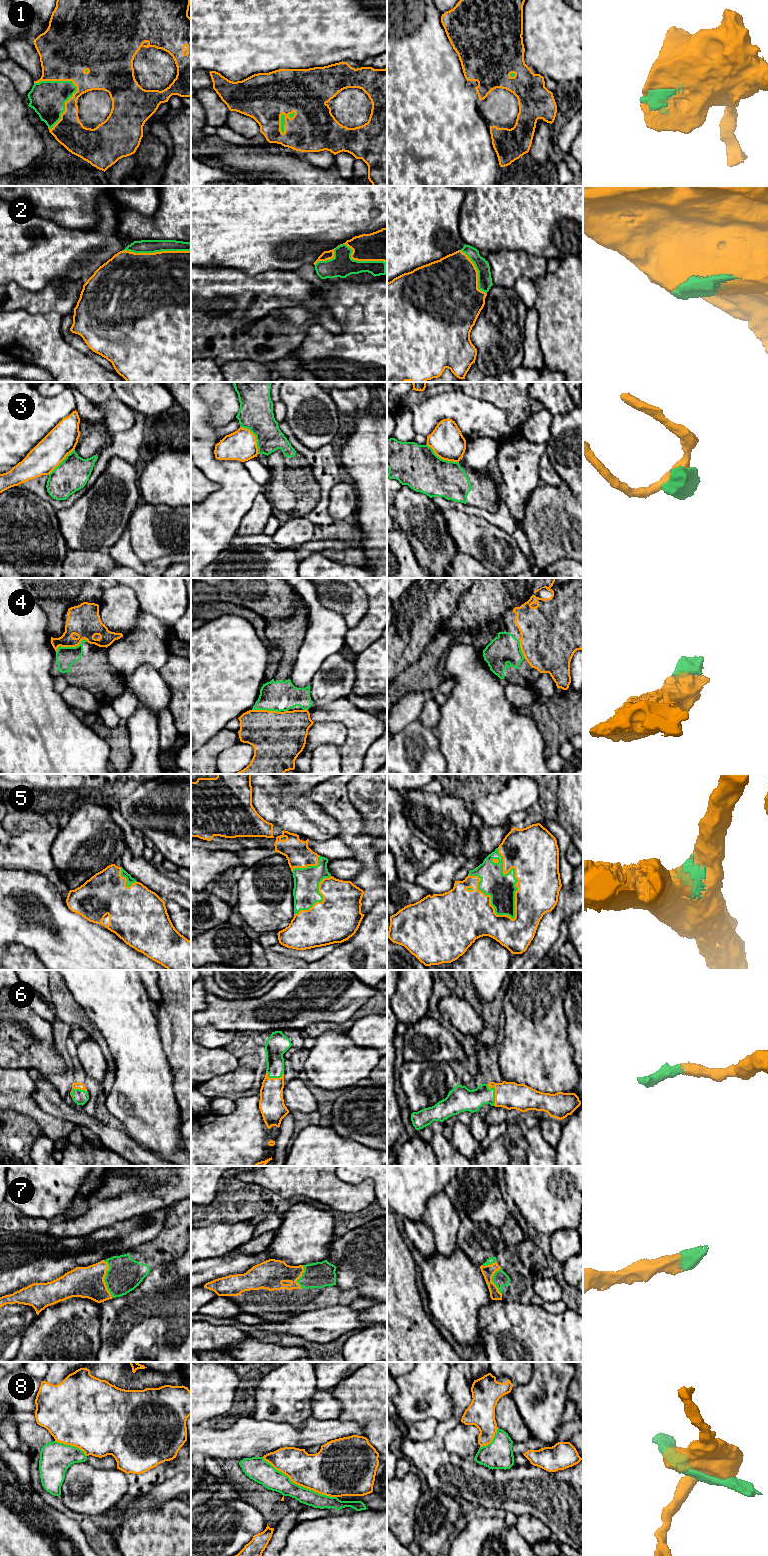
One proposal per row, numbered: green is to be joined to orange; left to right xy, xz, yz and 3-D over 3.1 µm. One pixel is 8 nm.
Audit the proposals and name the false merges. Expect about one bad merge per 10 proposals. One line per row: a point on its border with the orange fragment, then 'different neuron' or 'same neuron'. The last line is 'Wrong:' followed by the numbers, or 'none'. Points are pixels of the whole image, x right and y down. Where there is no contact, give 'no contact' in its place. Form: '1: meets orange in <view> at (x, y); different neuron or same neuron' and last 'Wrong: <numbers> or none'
1: meets orange in xy at (65, 105); same neuron
2: meets orange in xy at (156, 252); same neuron
3: meets orange in yz at (442, 458); different neuron
4: meets orange in xy at (70, 646); same neuron
5: meets orange in yz at (515, 876); same neuron
6: meets orange in yz at (495, 1093); same neuron
7: meets orange in xy at (103, 1279); same neuron
8: meets orange in xz at (299, 1485); different neuron
Wrong: 3, 8

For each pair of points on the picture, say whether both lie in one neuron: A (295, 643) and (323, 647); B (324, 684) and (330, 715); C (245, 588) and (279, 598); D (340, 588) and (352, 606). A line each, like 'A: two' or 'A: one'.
A: two
B: two
C: one
D: one

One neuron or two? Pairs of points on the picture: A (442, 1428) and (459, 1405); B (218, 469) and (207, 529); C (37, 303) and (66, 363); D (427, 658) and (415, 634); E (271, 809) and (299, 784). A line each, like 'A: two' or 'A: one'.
A: one
B: one
C: two
D: two
E: two

